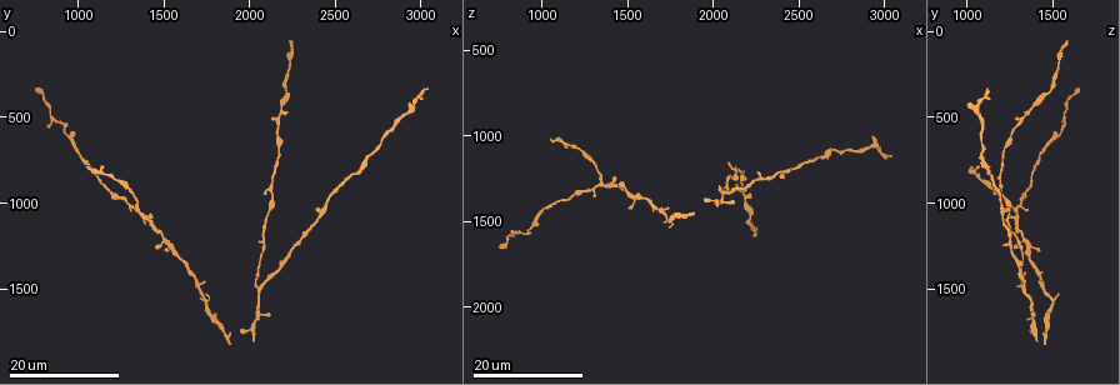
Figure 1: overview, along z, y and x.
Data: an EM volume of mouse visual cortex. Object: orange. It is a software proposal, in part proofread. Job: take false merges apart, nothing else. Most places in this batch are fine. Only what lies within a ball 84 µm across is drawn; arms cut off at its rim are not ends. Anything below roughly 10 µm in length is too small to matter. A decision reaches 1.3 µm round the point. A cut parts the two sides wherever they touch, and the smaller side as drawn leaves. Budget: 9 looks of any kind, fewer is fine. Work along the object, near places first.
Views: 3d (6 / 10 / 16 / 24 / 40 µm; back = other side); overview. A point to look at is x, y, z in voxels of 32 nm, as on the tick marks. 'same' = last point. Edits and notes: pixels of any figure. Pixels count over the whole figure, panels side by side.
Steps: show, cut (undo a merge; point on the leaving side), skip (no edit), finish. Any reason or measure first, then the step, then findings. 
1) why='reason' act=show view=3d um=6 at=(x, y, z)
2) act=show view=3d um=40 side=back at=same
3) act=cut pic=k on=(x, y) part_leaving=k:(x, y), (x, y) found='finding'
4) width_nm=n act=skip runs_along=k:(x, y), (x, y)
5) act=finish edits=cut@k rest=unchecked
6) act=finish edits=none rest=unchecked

why='calibre changes' act=show view=3d um=16 at=(2160, 620, 1260)

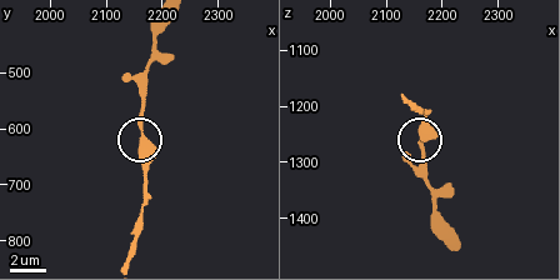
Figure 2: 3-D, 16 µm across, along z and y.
act=show view=3d um=10 at=same

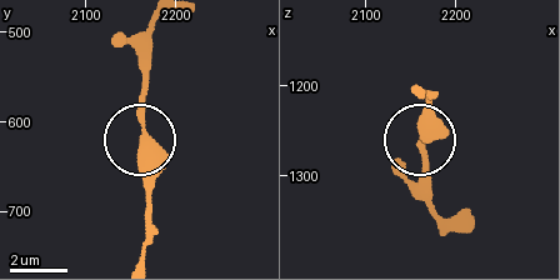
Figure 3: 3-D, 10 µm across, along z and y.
act=skip runs_along=3:(139, 256), (149, 228), (141, 58) found='all the same neuron'

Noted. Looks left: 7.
why='two arms in line, one across' act=show view=3d um=24 at=(2160, 500, 1320)

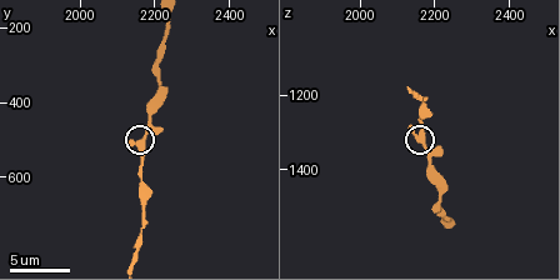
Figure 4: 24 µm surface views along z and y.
act=show view=3d um=6 at=(2180, 490, 1330)

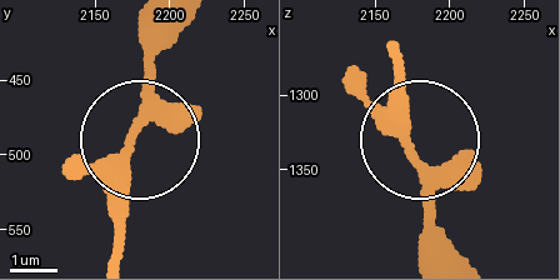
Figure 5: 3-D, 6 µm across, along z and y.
arms=3 act=skip runs_along=5:(113, 253), (113, 169), (149, 85), (149, 54) found='continuous, no second neuron'

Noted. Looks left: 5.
why='four-way junction' act=show view=3d um=16 at=(2040, 1480, 1320)

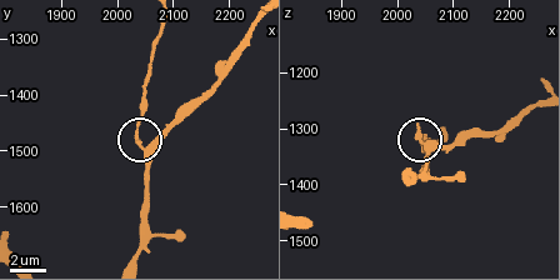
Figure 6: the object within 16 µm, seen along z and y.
act=show view=3d um=10 at=(2050, 1495, 1330)

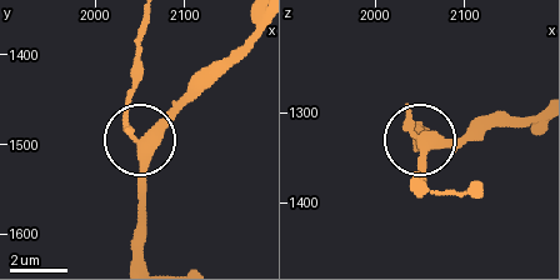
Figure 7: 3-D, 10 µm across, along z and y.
width_nm=380 act=skip found='continuous, no second neuron'

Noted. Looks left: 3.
why='three arms meet' act=show view=3d um=16 at=(1320, 1020, 1260)

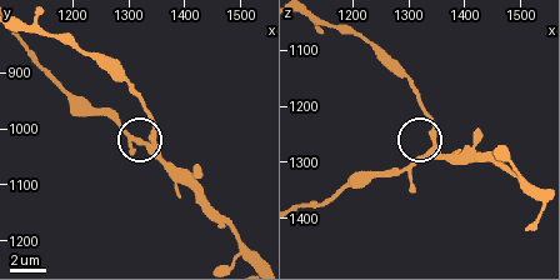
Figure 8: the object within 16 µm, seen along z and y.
act=show view=3d um=6 at=(1340, 1030, 1275)

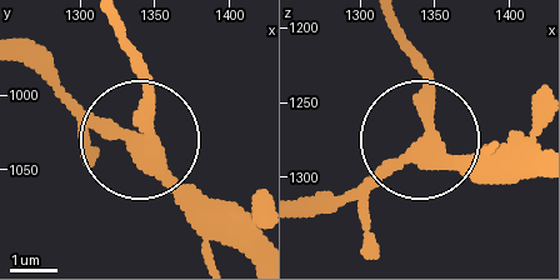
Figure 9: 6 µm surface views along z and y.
width_nm=330 act=skip runs_along=9:(536, 171), (464, 171), (429, 146), (420, 55) found='continuous, no second neuron'

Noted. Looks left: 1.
act=finish edits=none rest=unchecked

